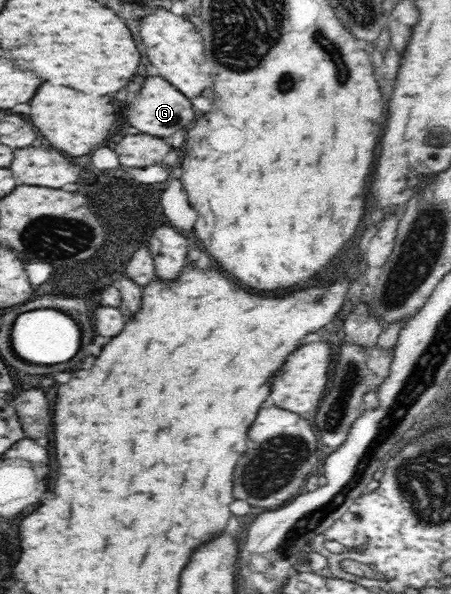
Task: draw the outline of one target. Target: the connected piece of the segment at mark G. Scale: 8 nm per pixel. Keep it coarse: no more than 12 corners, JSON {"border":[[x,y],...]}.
{"border":[[148,76],[128,106],[140,132],[168,136],[196,118],[190,100]]}

